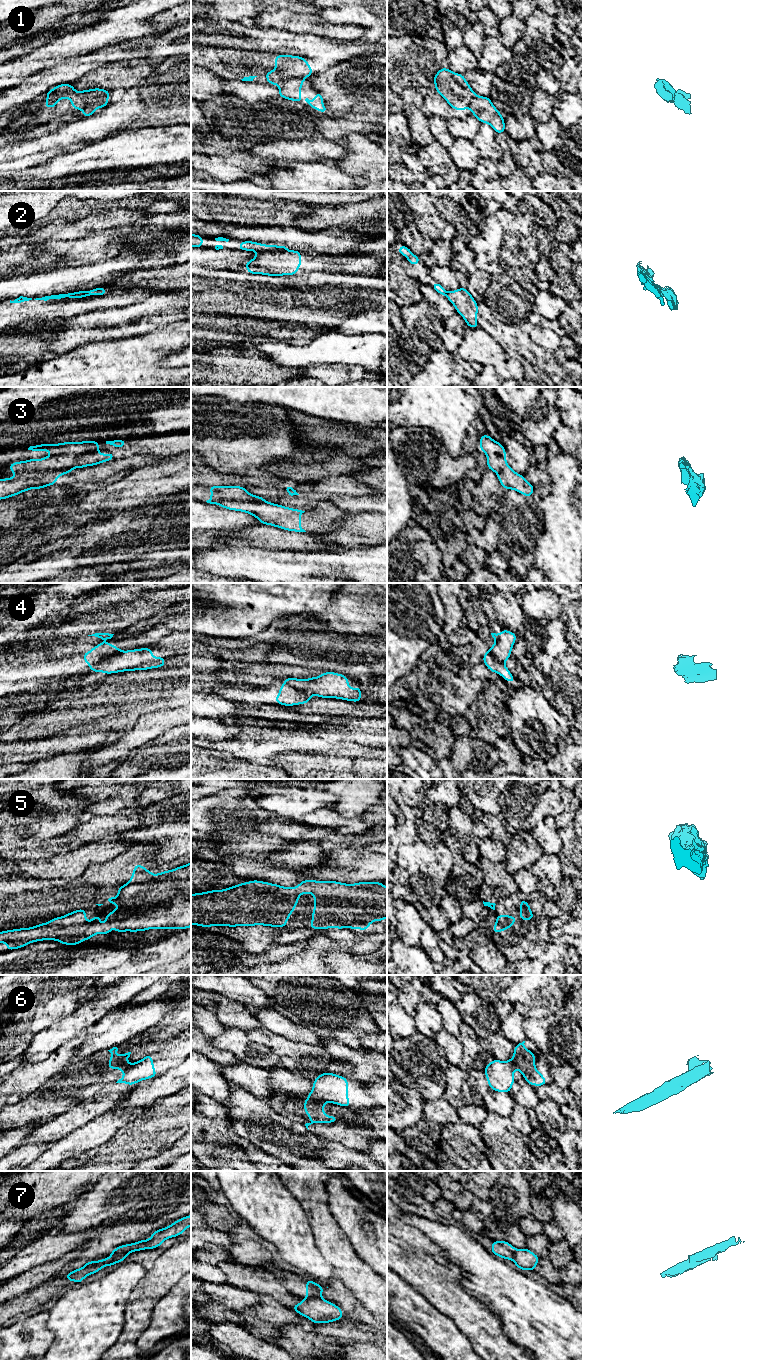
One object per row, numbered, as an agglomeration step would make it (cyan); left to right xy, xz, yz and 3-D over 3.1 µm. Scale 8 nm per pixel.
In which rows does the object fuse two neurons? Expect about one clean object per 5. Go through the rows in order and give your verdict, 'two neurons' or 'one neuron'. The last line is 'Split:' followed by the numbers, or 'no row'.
1: two neurons
2: two neurons
3: two neurons
4: two neurons
5: one neuron
6: two neurons
7: two neurons
Split: 1, 2, 3, 4, 6, 7

